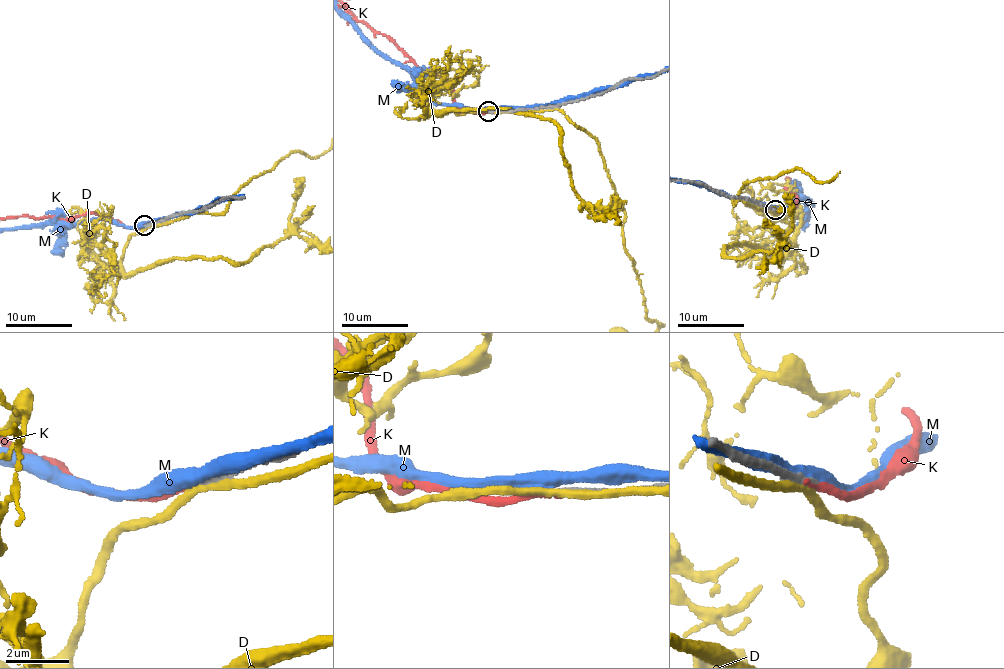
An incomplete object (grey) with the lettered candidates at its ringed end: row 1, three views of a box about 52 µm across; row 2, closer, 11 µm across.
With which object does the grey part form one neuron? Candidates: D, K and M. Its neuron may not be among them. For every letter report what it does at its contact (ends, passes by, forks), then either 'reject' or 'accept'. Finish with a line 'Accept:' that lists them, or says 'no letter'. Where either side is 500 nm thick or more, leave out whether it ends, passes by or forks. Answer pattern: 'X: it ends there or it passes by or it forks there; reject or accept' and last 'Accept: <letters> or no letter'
D: it passes by; reject
K: it ends there; accept
M: it passes by; reject
Accept: K

